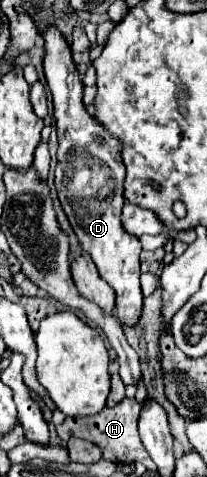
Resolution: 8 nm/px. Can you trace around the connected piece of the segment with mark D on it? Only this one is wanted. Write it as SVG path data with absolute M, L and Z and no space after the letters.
M48 25L42 33L44 39L44 75L46 75L46 83L52 91L54 97L54 119L56 119L56 131L58 131L58 165L56 165L56 191L58 191L58 199L60 205L64 209L64 213L68 215L68 221L74 229L74 233L78 235L80 247L92 257L92 261L96 263L100 275L104 281L108 281L108 285L116 291L116 317L126 323L126 325L136 325L140 311L142 311L142 291L140 291L140 261L138 255L142 251L138 237L132 237L130 233L124 233L124 225L120 225L120 213L122 213L122 205L124 205L124 163L120 157L122 145L116 137L112 137L104 125L98 125L98 121L94 117L90 117L86 113L84 101L82 101L82 79L78 75L76 63L72 59L72 51L70 45L66 43L64 35L58 31L56 25Z

